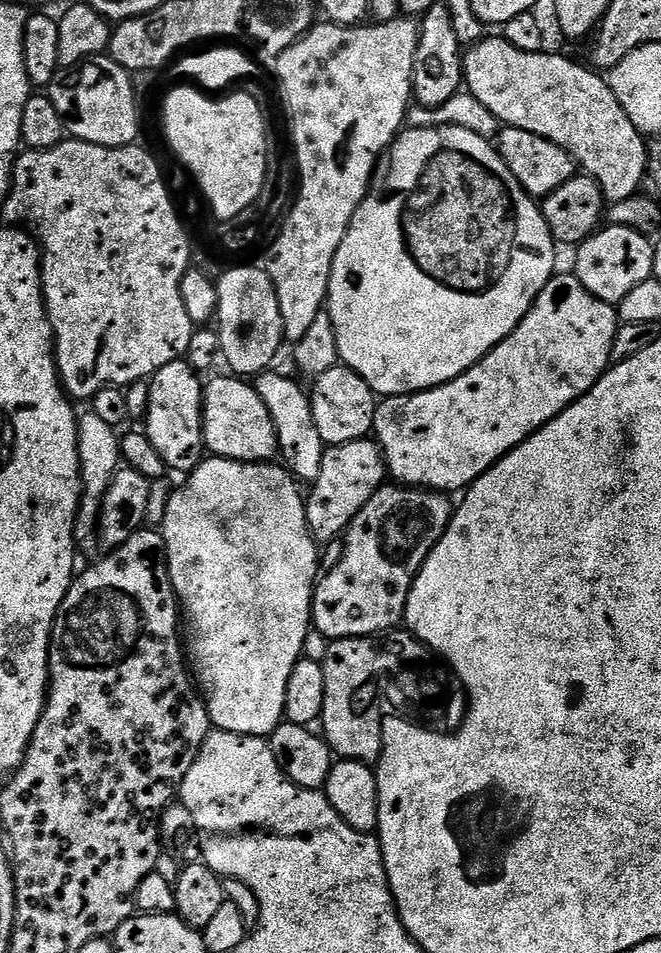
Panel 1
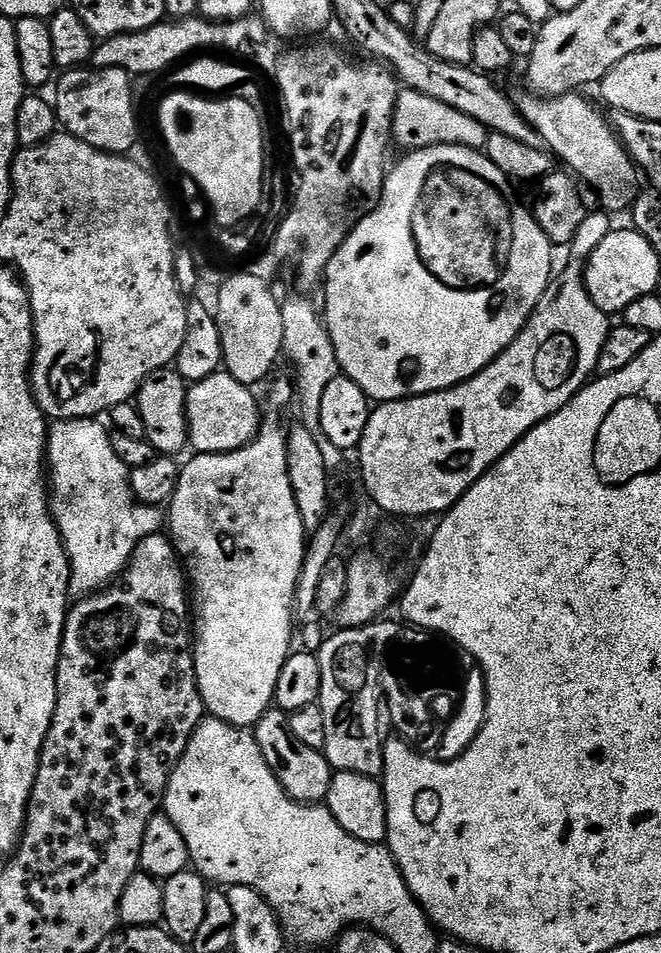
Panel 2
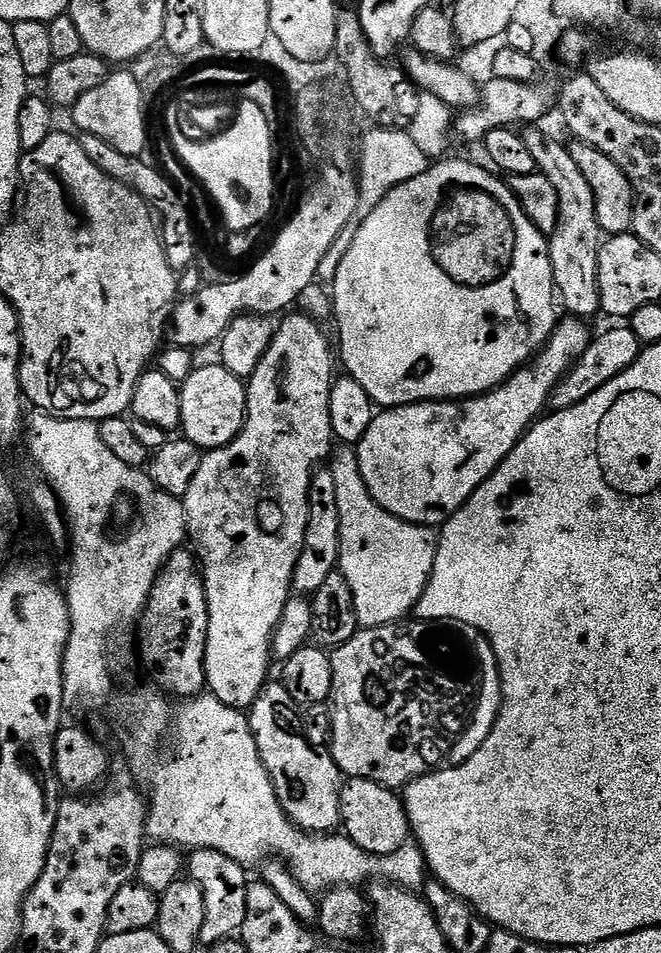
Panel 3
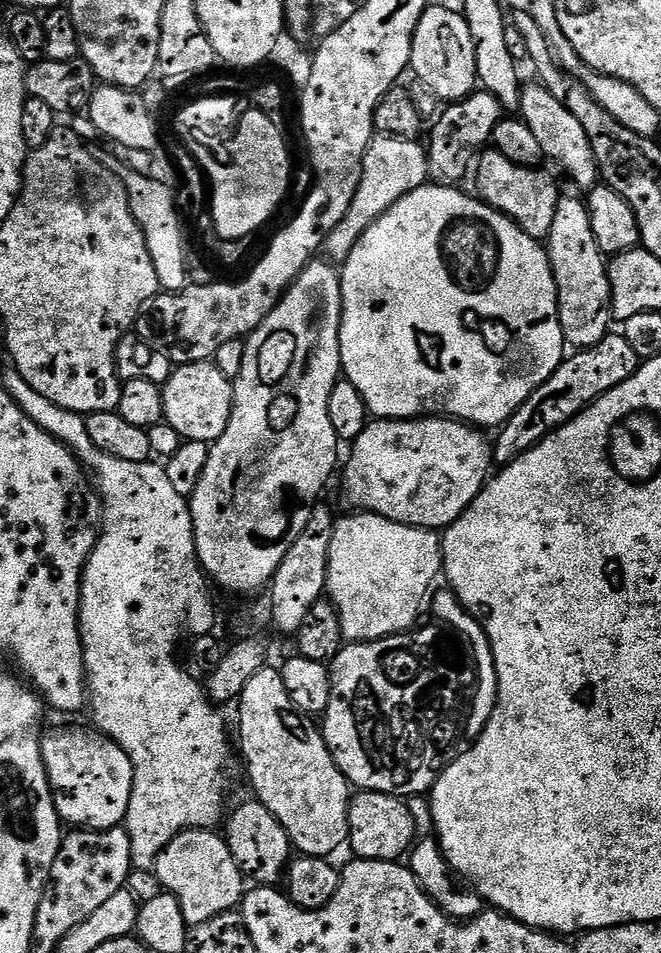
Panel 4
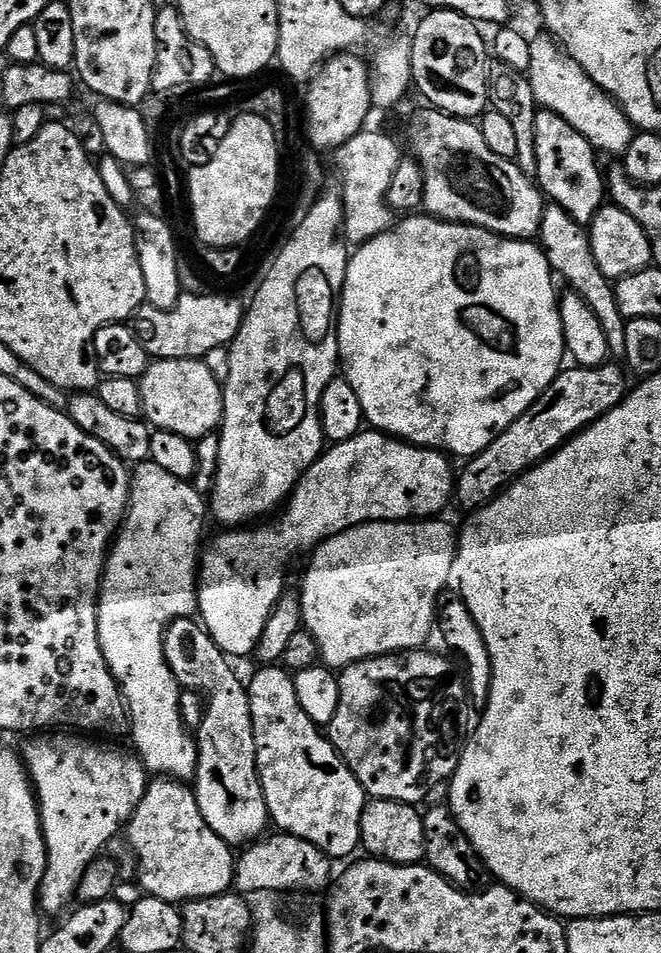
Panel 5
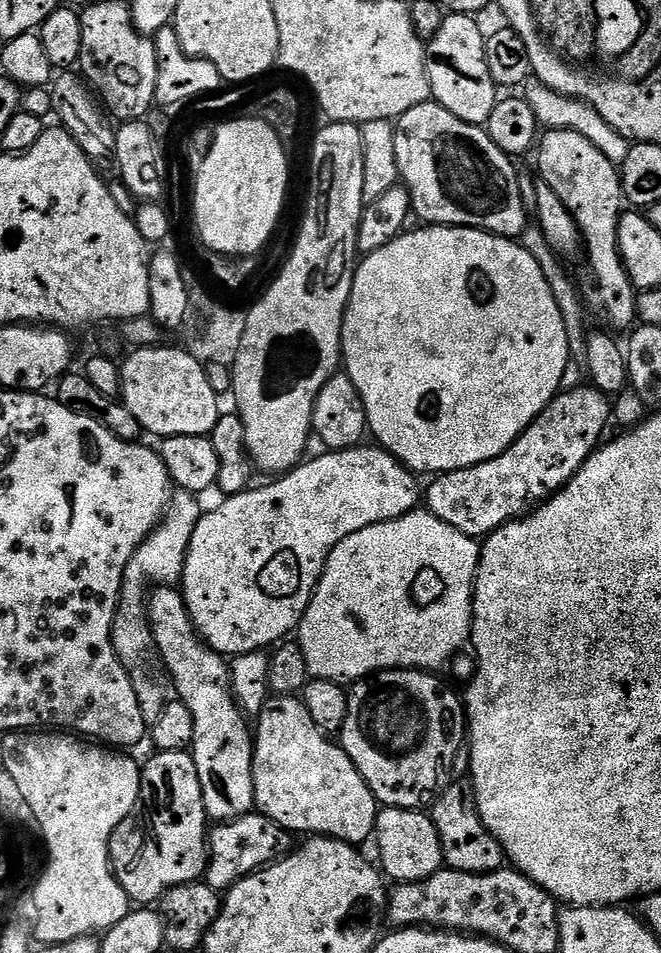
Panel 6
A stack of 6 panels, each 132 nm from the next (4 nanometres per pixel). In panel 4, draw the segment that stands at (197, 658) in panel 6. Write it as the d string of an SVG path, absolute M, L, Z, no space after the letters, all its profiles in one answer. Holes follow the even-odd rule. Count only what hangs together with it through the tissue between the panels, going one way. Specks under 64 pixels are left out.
M250 800L229 813L227 824L226 839L240 872L257 885L277 885L283 879L292 856L291 840L281 823L266 810L263 803Z

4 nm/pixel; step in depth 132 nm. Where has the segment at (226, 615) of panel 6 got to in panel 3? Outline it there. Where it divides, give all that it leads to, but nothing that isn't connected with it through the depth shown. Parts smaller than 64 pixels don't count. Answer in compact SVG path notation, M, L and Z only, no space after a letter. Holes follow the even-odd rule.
M565 319L557 323L552 336L531 363L517 368L503 384L499 384L491 392L462 400L422 400L418 404L404 404L400 408L377 411L366 434L354 448L361 476L373 499L390 515L408 523L427 526L443 525L463 504L468 503L476 489L496 471L497 466L508 457L512 447L545 411L544 403L555 390L556 383L563 376L565 379L569 375L572 365L588 349L589 325L583 319Z

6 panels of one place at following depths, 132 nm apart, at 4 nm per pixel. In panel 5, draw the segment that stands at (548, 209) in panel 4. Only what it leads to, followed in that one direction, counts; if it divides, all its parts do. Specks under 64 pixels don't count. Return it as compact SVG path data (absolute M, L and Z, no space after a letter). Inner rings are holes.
M424 106L412 116L408 140L424 172L422 208L427 215L484 228L509 240L531 241L539 237L546 207L543 191L533 177L522 172L515 159L502 158L486 146L479 123Z

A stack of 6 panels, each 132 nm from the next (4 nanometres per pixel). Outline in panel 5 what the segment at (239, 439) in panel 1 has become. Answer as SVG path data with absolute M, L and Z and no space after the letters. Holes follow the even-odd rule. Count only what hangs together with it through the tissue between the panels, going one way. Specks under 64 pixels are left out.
M156 360L149 363L148 369L145 370L144 376L141 376L138 380L140 386L140 397L142 398L142 416L145 421L153 429L161 432L173 432L174 434L182 434L189 438L199 438L202 436L213 435L219 429L224 418L224 390L221 381L216 381L216 376L207 368L207 363L204 360Z

